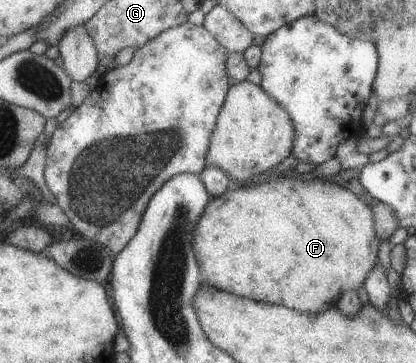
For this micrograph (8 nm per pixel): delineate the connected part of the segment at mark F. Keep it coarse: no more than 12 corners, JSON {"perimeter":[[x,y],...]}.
{"perimeter":[[232,184],[191,247],[211,287],[315,315],[380,263],[371,208]]}

